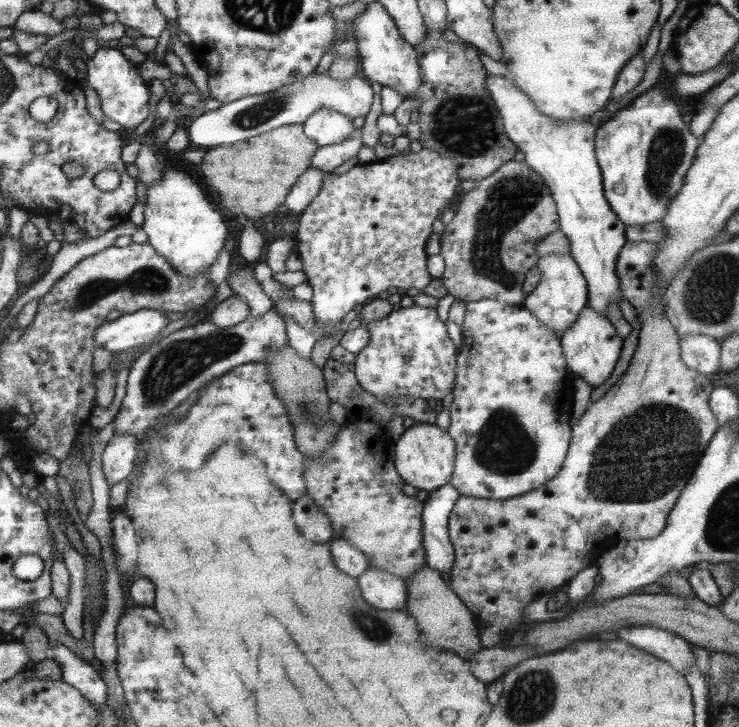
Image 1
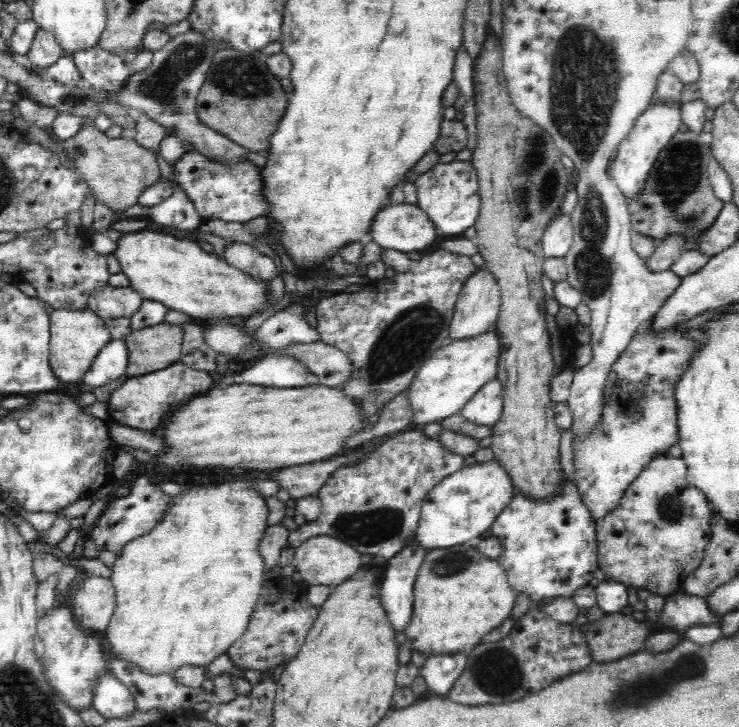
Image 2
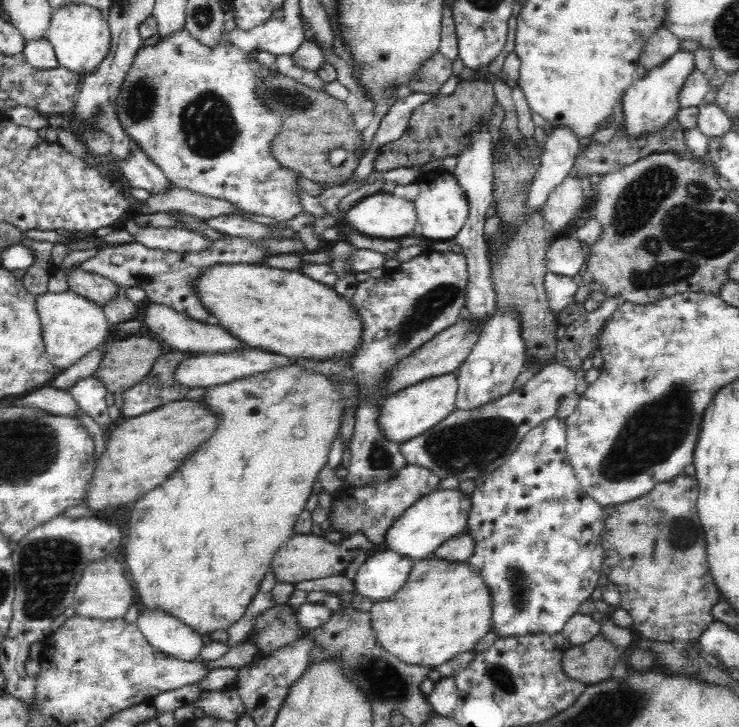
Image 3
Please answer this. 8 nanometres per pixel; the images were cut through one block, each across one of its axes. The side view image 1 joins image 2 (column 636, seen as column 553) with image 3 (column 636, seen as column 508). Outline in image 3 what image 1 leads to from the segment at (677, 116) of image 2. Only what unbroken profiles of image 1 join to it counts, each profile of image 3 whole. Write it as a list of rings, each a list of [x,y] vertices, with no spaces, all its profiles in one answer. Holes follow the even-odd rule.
[[[698,48],[693,53],[679,50],[661,65],[649,69],[645,77],[636,78],[633,81],[622,98],[623,124],[626,125],[628,137],[643,137],[645,134],[658,132],[669,121],[676,120],[678,111],[681,109],[679,92],[682,90],[684,80],[688,78],[694,67],[705,73],[713,72],[708,49]]]

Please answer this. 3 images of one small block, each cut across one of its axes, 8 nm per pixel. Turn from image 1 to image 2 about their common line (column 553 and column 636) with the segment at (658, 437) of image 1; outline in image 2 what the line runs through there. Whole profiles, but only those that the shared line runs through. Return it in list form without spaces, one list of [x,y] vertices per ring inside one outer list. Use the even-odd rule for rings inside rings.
[[[658,454],[640,471],[620,497],[618,506],[595,522],[597,557],[605,580],[624,583],[626,587],[647,588],[652,594],[666,594],[682,587],[683,580],[702,563],[704,549],[711,539],[712,511],[704,493],[688,479],[682,457]]]

